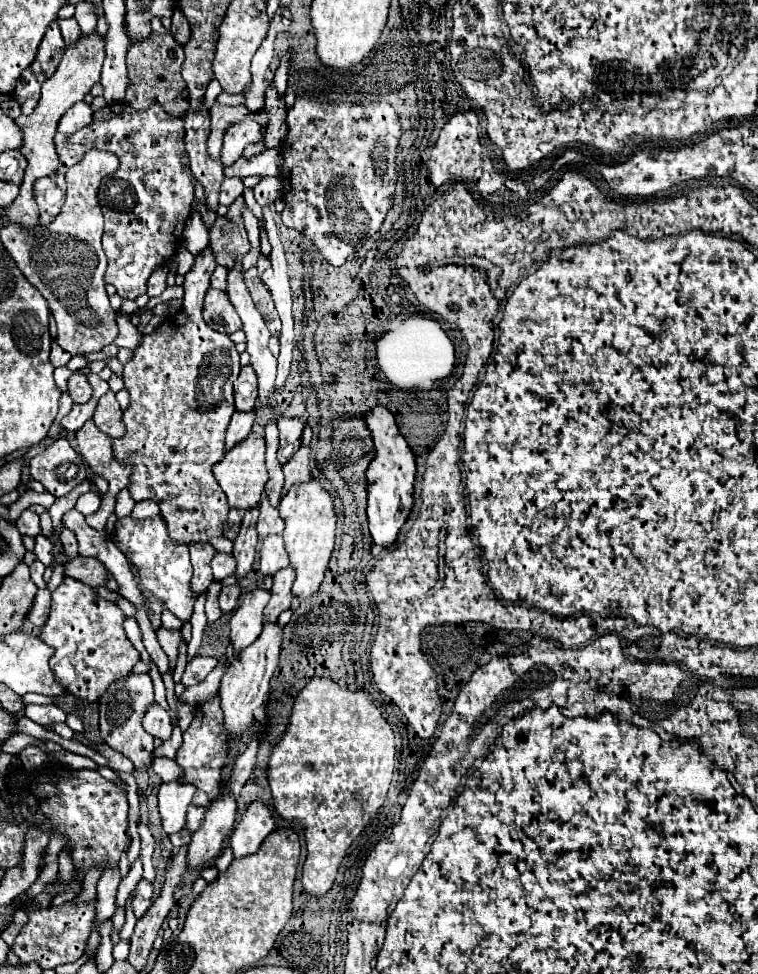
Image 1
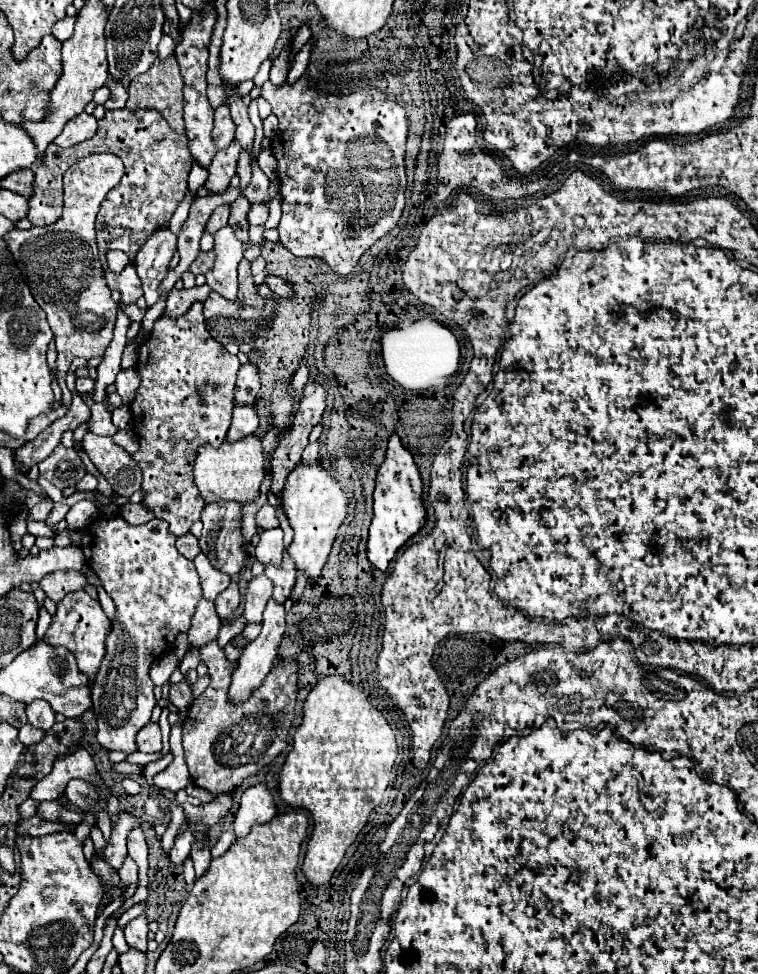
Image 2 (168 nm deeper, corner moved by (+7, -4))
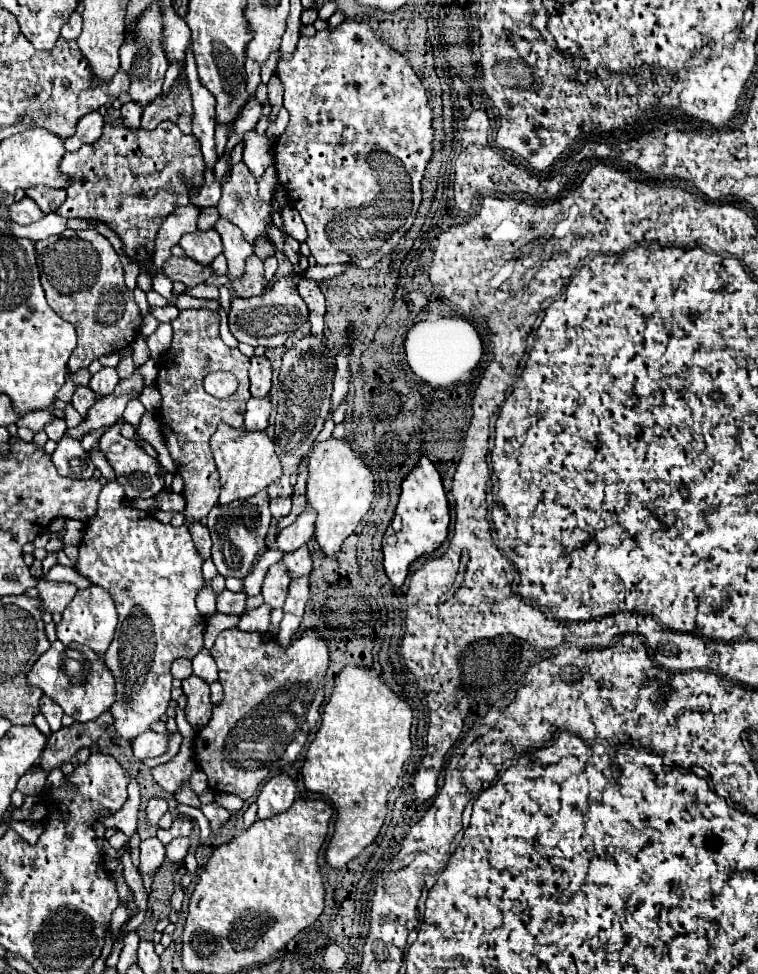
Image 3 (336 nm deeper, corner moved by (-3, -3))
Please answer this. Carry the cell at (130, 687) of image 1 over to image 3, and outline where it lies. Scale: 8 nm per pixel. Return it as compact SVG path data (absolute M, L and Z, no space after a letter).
M116 481L102 487L96 517L88 525L80 543L78 571L94 585L110 591L112 599L116 599L120 619L114 639L104 653L104 663L116 679L116 703L110 707L110 713L114 717L116 733L126 741L134 741L140 733L148 731L150 725L158 723L166 713L172 689L170 663L178 657L192 659L204 645L202 635L206 619L196 609L196 597L206 585L202 577L202 563L204 559L198 555L186 525L172 527L148 515L146 511L134 509L124 499L124 489Z

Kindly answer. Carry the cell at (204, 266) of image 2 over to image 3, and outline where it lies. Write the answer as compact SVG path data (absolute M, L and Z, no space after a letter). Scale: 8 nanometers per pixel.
M172 257L164 269L168 275L172 275L174 281L182 281L186 287L196 287L214 273L210 265L200 265L190 257Z

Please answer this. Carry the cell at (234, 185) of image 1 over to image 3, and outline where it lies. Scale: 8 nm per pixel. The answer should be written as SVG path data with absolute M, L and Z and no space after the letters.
M194 231L180 239L180 247L184 249L186 257L192 257L198 263L212 263L212 259L222 251L218 231Z

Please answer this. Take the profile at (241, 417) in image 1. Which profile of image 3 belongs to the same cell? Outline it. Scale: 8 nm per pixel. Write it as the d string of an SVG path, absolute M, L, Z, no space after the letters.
M250 397L246 405L246 421L244 427L248 431L266 431L268 427L268 417L270 417L270 399L268 397Z

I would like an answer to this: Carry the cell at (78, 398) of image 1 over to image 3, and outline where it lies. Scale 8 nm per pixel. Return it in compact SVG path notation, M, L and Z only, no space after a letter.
M102 367L98 373L92 375L92 381L90 381L90 389L96 393L96 395L110 395L116 387L116 383L120 381L118 373L114 367Z

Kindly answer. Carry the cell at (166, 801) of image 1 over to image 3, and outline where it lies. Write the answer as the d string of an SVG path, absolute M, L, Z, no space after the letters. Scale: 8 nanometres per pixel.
M220 791L214 793L214 801L216 801L220 807L228 809L228 811L238 811L238 809L242 809L242 805L244 805L244 801L242 801L238 795L220 793Z

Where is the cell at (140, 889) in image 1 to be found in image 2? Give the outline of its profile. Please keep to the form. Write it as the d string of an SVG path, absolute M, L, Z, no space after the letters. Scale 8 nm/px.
M142 914L140 918L132 920L126 928L124 928L124 936L130 948L136 948L138 952L146 952L146 942L148 942L148 920Z

